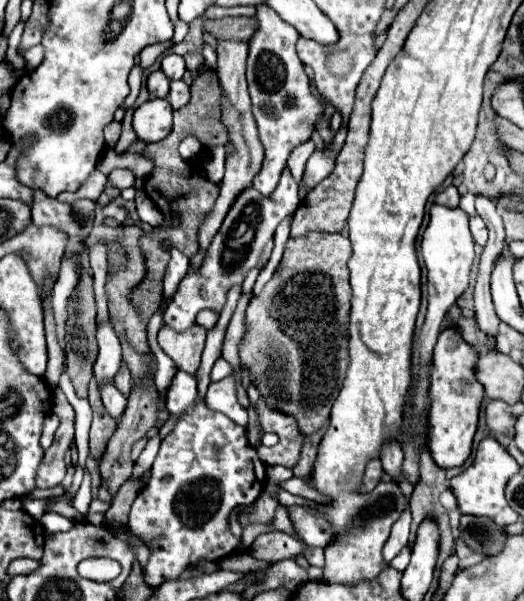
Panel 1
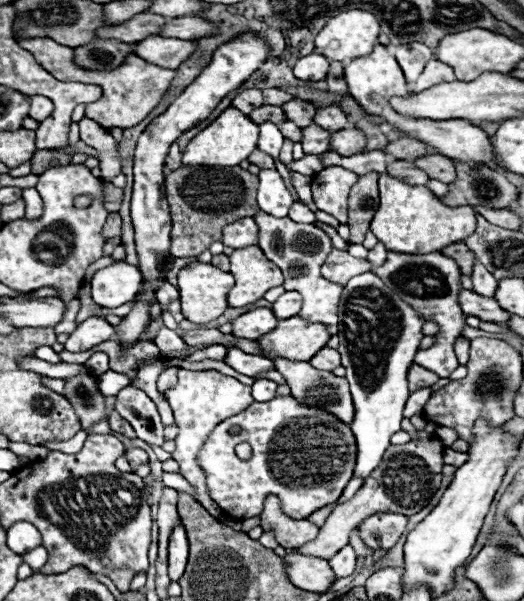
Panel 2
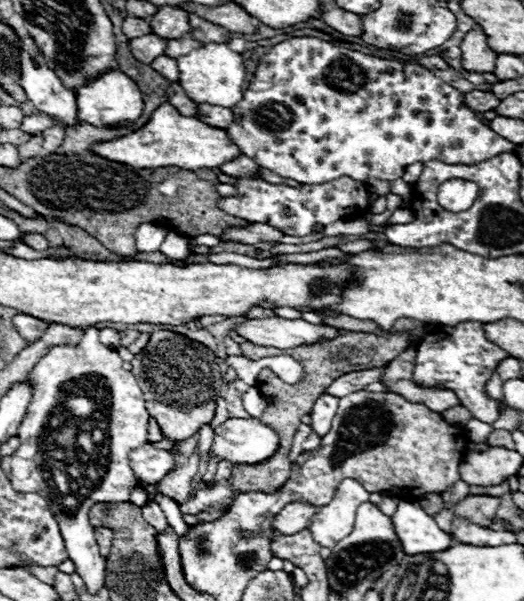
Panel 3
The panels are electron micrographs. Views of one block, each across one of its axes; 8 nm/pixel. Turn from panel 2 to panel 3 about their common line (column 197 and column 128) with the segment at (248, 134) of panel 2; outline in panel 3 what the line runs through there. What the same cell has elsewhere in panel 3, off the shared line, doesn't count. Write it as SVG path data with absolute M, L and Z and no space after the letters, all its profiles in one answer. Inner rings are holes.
M162 104L154 114L146 128L140 128L124 138L116 138L110 142L102 142L94 146L94 152L102 158L130 164L134 168L162 168L176 166L184 170L200 170L200 168L218 168L230 160L242 156L242 150L236 144L230 144L226 130L210 128L202 124L202 120L194 116L182 116L172 104Z

